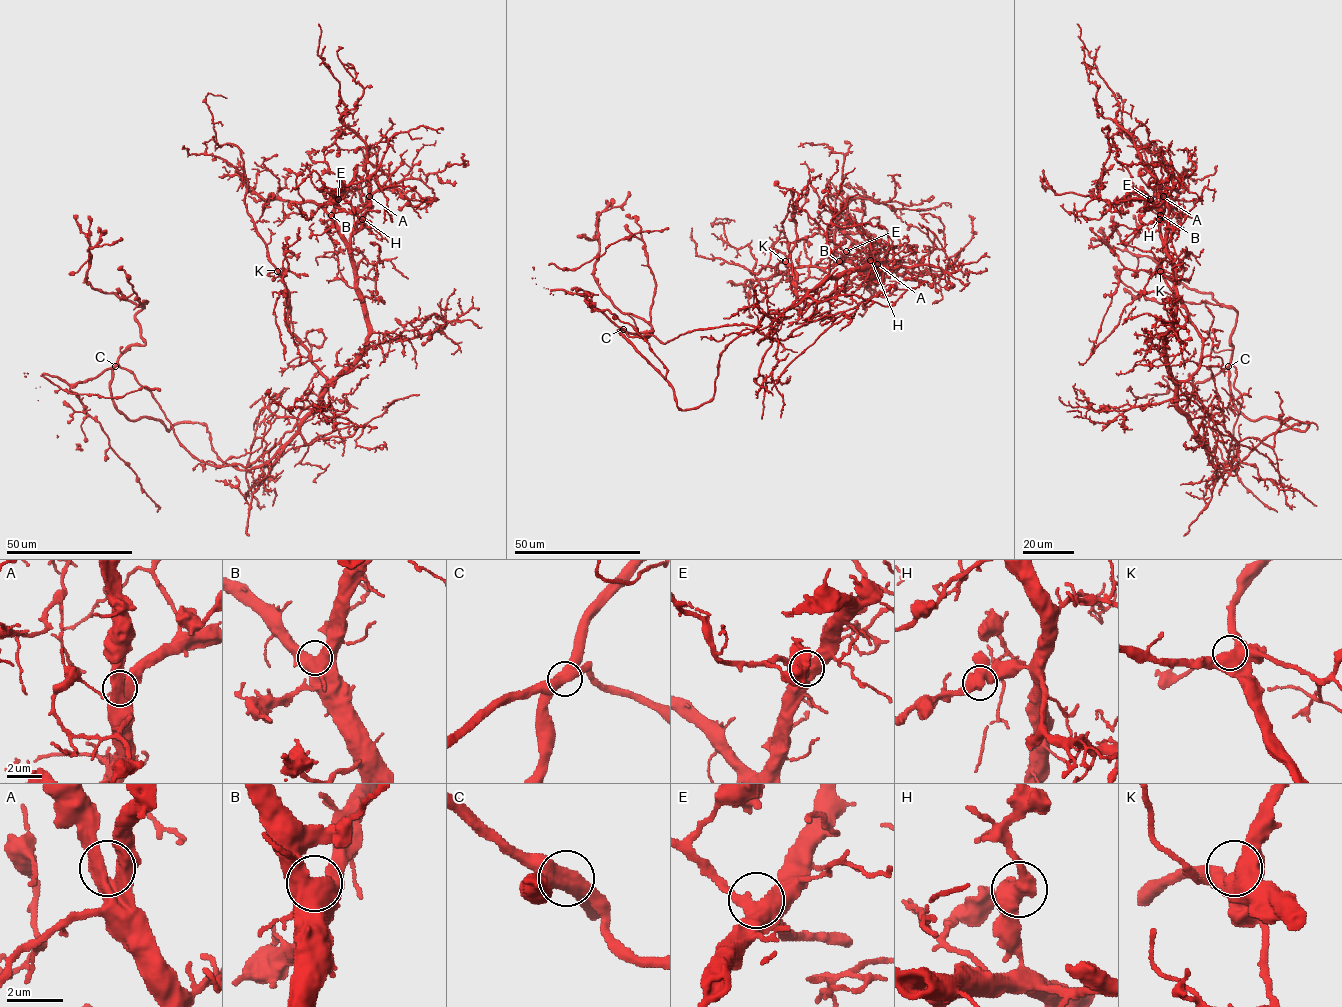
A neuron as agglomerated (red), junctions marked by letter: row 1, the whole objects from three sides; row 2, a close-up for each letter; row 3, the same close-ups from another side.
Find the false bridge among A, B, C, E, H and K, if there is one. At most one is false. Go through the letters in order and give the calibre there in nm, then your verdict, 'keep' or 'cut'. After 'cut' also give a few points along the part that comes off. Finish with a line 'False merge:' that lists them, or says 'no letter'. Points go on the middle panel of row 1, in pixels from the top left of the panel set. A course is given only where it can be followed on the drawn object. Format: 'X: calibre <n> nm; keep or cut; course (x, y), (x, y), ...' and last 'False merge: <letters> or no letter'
A: calibre 550 nm; keep
B: calibre 650 nm; keep
C: calibre 600 nm; cut; course (623, 329), (664, 344), (697, 329), (749, 324), (785, 340), (800, 326), (853, 309), (852, 293), (877, 270)
E: calibre 550 nm; keep
H: calibre 600 nm; keep
K: calibre 600 nm; keep
False merge: C

